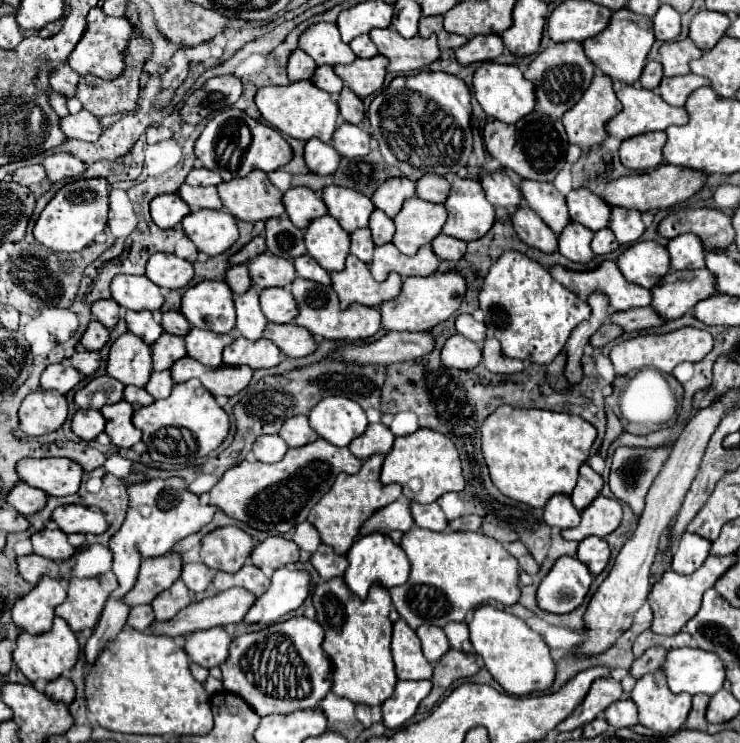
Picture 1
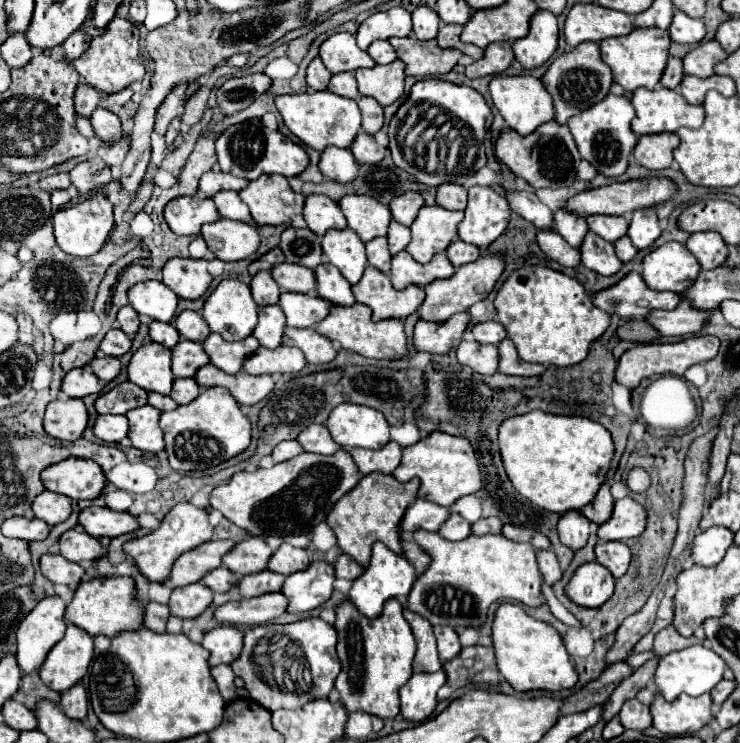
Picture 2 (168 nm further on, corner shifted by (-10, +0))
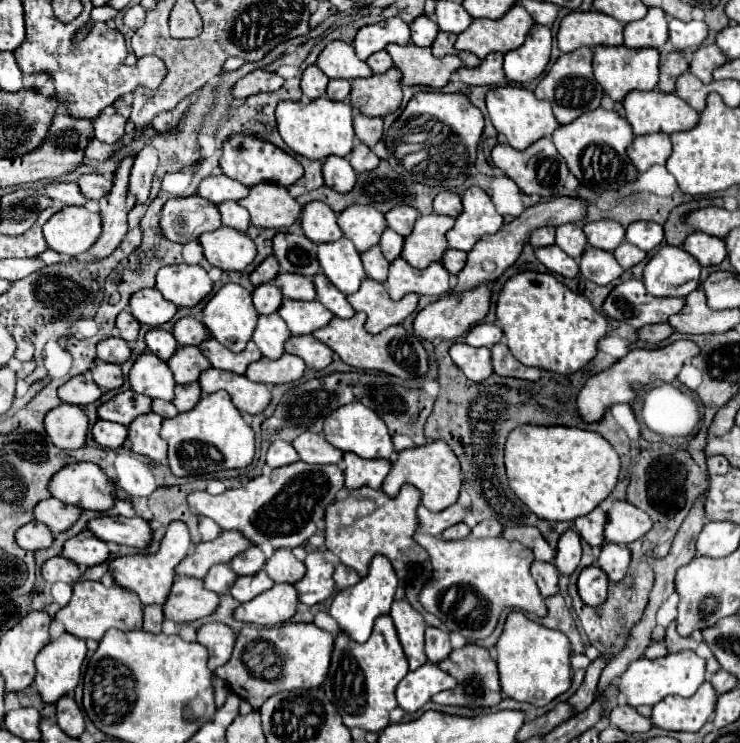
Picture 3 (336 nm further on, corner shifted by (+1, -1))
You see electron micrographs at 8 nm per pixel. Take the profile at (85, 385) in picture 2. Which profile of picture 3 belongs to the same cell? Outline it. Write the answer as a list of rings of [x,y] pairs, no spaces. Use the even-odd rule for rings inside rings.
[[[81,374],[71,378],[69,382],[65,382],[59,388],[59,398],[67,404],[75,404],[75,406],[87,406],[91,402],[97,402],[101,398],[103,390],[91,380],[91,374]]]

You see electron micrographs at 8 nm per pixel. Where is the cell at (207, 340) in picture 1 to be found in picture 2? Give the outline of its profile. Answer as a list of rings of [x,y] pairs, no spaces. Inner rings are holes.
[[[210,333],[202,343],[204,351],[210,357],[210,363],[226,373],[238,373],[242,369],[242,359],[248,353],[254,353],[260,343],[250,335],[244,341],[224,341],[218,333]]]

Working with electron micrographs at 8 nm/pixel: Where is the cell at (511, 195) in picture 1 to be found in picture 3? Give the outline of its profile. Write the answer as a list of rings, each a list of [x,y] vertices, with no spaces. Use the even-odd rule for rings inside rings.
[[[537,228],[531,238],[529,238],[533,248],[543,248],[543,246],[551,246],[555,244],[555,228]]]

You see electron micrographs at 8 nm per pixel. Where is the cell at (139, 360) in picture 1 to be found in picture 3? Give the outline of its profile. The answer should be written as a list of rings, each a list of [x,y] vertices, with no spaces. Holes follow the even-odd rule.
[[[145,352],[135,360],[129,372],[129,384],[135,392],[145,394],[149,398],[163,398],[163,400],[175,398],[173,372],[161,358],[157,358],[151,352]]]

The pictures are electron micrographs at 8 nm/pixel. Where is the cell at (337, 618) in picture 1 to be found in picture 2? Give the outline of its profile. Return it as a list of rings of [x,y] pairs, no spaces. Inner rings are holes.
[[[344,601],[336,607],[334,627],[338,631],[336,651],[342,665],[336,677],[336,691],[340,693],[342,705],[348,711],[366,711],[382,719],[396,717],[400,713],[398,689],[412,677],[412,657],[416,649],[410,625],[402,615],[400,601],[388,601],[388,605],[384,605],[384,613],[372,621],[368,621],[368,617],[360,617],[352,601]]]

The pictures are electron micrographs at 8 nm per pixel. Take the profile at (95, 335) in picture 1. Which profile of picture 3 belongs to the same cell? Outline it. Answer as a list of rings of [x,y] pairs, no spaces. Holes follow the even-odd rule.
[[[107,338],[97,344],[97,358],[111,364],[123,364],[131,356],[131,348],[123,338]]]

